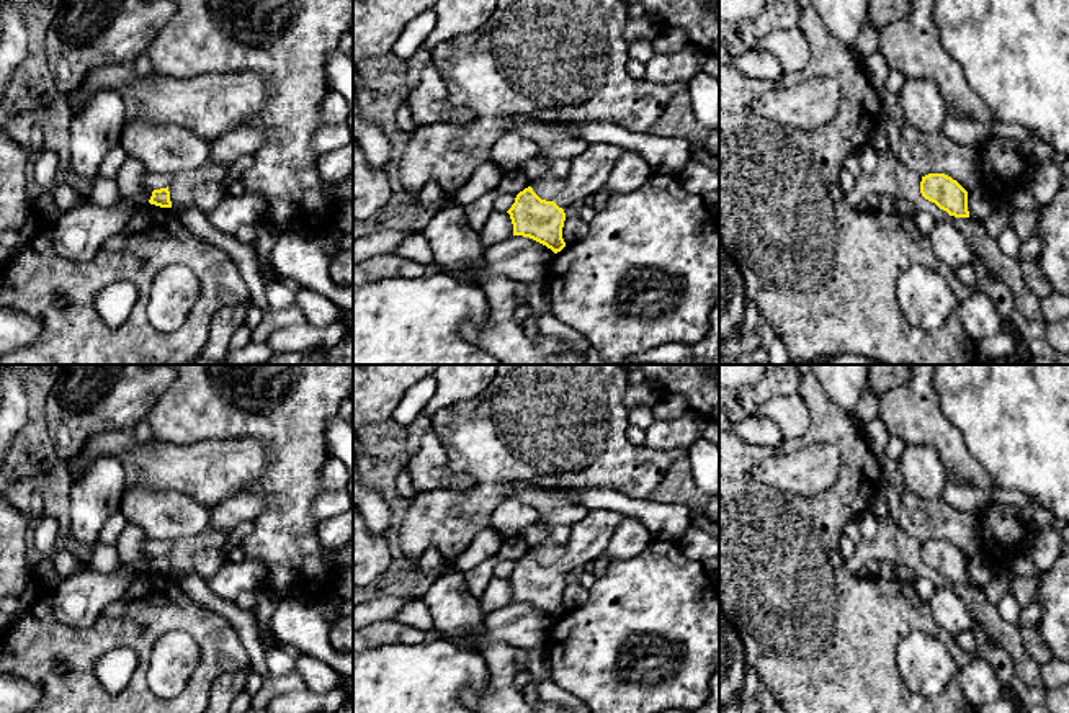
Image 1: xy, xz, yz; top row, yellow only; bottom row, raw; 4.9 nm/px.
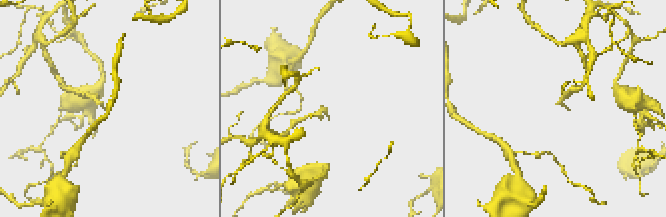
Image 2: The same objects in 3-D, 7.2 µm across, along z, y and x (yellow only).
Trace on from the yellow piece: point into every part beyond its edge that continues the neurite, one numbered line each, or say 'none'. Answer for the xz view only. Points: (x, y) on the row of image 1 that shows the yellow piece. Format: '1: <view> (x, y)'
1: xz (589, 172)

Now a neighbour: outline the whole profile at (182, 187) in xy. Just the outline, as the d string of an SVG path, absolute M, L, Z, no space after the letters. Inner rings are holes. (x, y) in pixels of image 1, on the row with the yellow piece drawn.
M206 159L206 162L195 170L173 175L168 185L172 208L195 208L193 193L196 186L222 182L227 177L227 170L216 165L211 159Z

